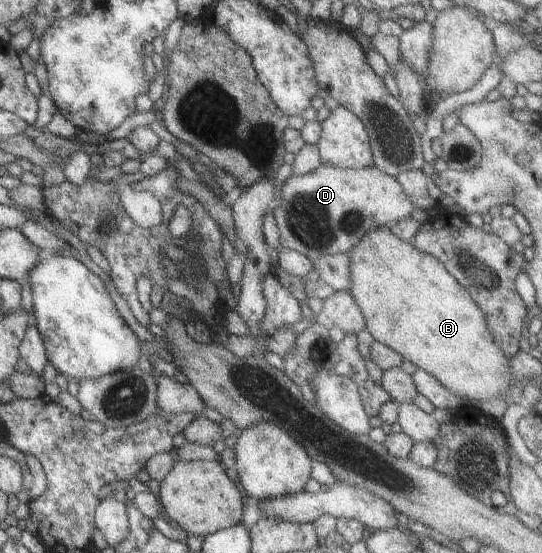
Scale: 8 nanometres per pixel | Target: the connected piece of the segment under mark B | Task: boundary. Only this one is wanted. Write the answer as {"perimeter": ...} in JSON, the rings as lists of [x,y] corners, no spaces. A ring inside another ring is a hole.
{"perimeter":[[[371,228],[364,235],[361,236],[361,240],[358,241],[351,249],[346,252],[350,256],[350,274],[349,276],[349,294],[355,301],[355,304],[359,307],[361,314],[364,318],[364,328],[371,334],[373,341],[380,342],[385,346],[391,348],[401,356],[402,360],[409,360],[413,366],[417,369],[423,369],[431,376],[435,377],[437,382],[440,382],[449,392],[461,398],[467,399],[469,403],[471,401],[483,401],[484,399],[500,398],[505,402],[506,406],[512,404],[506,402],[504,399],[504,393],[509,386],[515,384],[515,381],[519,381],[522,385],[526,383],[523,380],[516,380],[514,374],[511,374],[509,369],[506,369],[506,365],[510,361],[511,356],[506,355],[502,348],[494,341],[492,334],[486,325],[485,315],[479,307],[476,307],[471,295],[451,276],[447,269],[431,255],[419,252],[410,242],[399,240],[393,236],[393,233],[389,228]]]}

